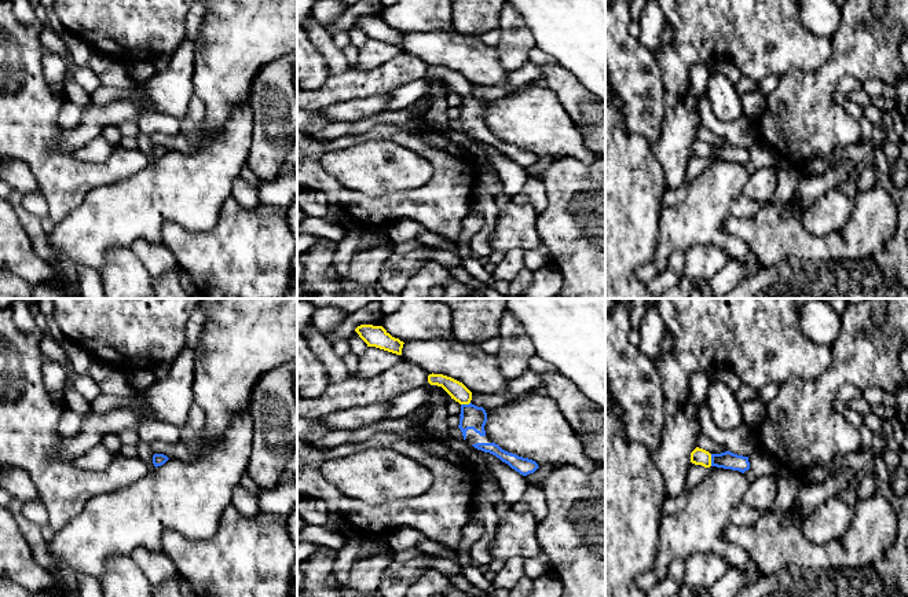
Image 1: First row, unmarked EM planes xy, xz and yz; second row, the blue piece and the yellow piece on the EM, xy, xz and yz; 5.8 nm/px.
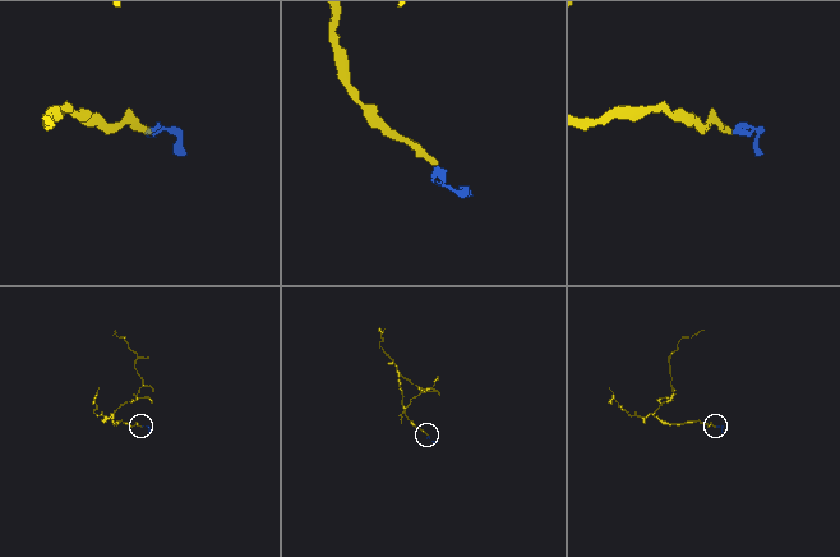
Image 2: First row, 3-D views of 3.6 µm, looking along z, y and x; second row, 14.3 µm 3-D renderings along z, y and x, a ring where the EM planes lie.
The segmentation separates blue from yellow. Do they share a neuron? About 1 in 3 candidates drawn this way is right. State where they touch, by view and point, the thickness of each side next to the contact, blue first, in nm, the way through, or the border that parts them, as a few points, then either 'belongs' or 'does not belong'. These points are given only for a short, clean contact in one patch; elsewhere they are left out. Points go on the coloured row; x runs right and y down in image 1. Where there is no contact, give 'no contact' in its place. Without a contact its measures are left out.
meets blue in yz at (711, 460); 100 nm thick on the blue side, 100 nm on the other; runs through yz (727, 460), (711, 460), (699, 457); belongs

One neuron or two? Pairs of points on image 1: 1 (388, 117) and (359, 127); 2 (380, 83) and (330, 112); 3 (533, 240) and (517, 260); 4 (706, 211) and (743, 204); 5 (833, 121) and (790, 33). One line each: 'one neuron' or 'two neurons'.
1: one neuron
2: two neurons
3: two neurons
4: two neurons
5: two neurons

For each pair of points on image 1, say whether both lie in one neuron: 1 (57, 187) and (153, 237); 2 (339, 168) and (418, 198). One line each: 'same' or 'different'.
1: different
2: different

